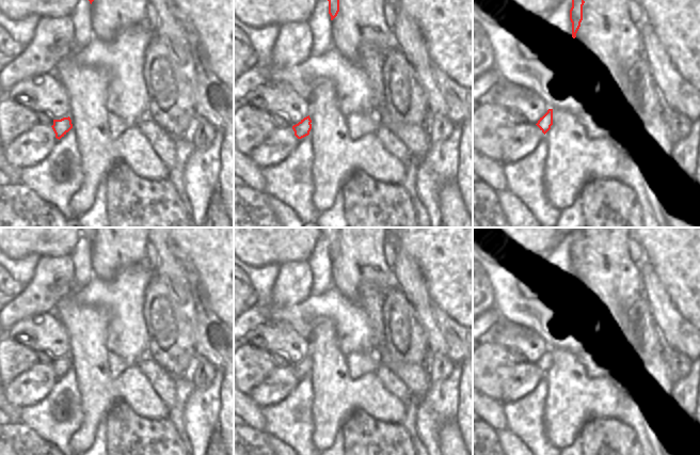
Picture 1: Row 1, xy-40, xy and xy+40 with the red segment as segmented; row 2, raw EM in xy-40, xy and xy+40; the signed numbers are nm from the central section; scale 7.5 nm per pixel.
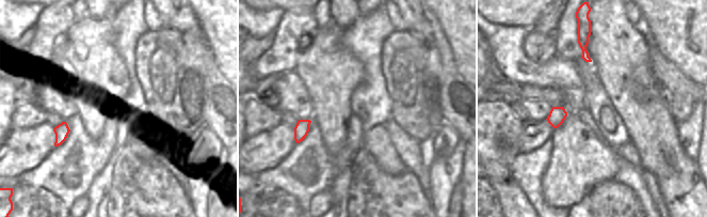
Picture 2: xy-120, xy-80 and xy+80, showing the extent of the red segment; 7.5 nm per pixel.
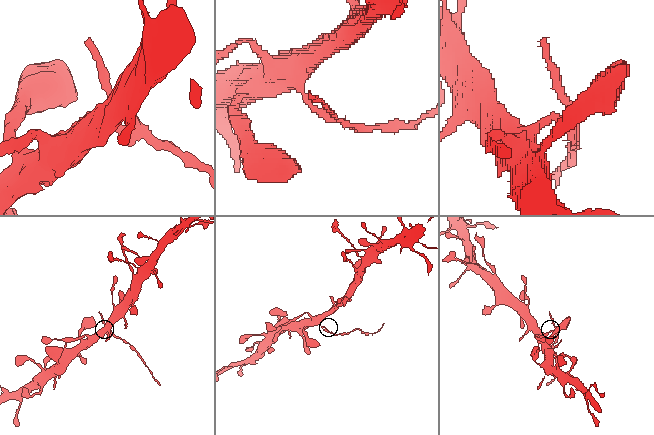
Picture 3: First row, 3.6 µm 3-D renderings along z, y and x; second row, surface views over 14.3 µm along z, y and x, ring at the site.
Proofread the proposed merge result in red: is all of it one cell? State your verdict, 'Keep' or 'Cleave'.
Cleave.

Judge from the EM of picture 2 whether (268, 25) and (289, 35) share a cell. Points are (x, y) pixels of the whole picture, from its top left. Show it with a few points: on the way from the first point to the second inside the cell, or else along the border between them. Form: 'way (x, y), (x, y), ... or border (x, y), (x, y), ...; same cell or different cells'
border (284, 11), (277, 28), (273, 32); different cells

